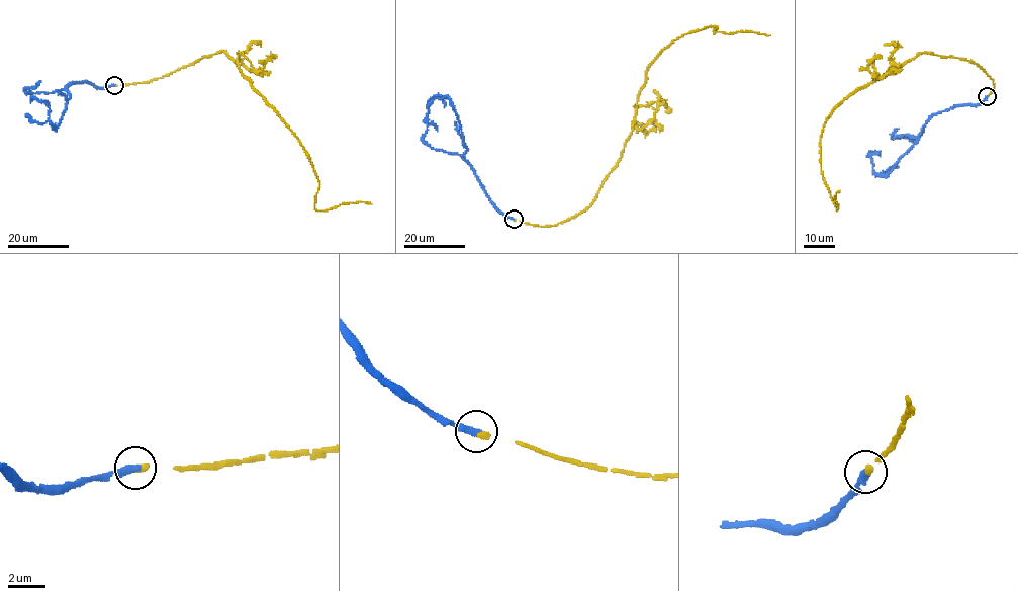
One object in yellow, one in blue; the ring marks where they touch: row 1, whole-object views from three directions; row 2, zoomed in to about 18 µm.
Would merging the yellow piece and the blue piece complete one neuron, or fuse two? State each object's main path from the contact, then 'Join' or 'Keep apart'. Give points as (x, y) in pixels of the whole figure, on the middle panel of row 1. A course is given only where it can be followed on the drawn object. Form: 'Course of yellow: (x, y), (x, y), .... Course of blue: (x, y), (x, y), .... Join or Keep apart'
Course of yellow: (513, 220), (549, 226), (592, 202), (632, 130), (646, 70), (671, 41), (708, 26), (770, 34). Course of blue: (513, 219), (496, 209), (475, 171), (462, 156), (467, 149), (451, 100), (447, 96), (433, 97), (427, 107). Join

